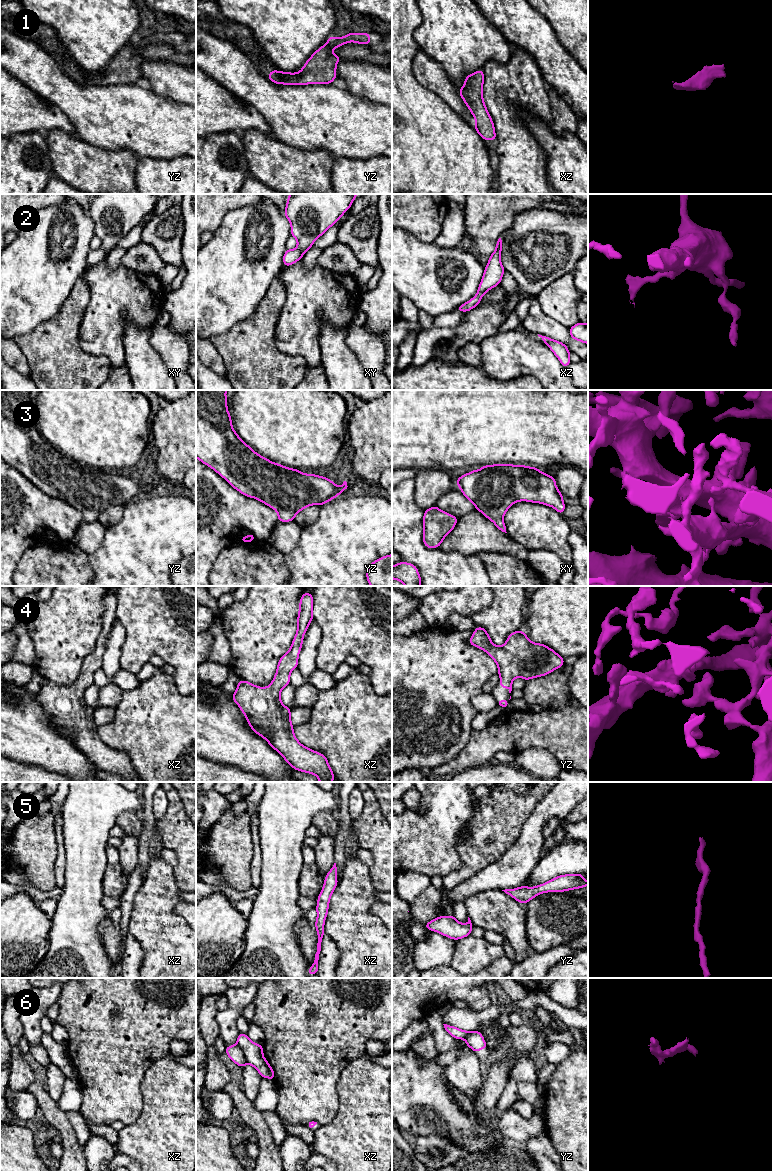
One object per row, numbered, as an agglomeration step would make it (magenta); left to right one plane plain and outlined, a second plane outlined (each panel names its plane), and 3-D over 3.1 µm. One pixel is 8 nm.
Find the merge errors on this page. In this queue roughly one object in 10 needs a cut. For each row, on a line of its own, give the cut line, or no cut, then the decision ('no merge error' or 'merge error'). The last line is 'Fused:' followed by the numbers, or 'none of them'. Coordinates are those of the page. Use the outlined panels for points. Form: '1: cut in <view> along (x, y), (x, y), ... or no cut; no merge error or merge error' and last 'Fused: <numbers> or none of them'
1: no cut; no merge error
2: no cut; no merge error
3: no cut; no merge error
4: no cut; no merge error
5: no cut; no merge error
6: cut in xz along (236, 1044), (241, 1048), (247, 1063); merge error
Fused: 6

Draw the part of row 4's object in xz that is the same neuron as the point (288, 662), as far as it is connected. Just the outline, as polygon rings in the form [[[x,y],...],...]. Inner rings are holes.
[[[305,592],[300,598],[297,632],[290,650],[283,655],[274,679],[262,688],[240,680],[233,701],[246,716],[252,730],[263,737],[295,769],[314,774],[319,782],[336,779],[325,755],[303,746],[295,737],[291,723],[291,709],[280,699],[281,690],[290,684],[290,673],[298,666],[304,634],[313,620],[313,597]]]

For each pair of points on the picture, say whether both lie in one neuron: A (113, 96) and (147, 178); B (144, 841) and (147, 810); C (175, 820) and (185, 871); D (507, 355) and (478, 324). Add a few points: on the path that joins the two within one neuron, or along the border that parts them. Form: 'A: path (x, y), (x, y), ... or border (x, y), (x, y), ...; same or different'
A: border (138, 158), (153, 157), (163, 159); different
B: path (147, 833), (147, 818); same
C: path (178, 833), (185, 840), (185, 858); same
D: border (497, 332), (487, 336), (479, 344); different

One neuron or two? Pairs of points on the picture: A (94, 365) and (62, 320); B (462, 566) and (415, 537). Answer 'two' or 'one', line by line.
A: one
B: one

